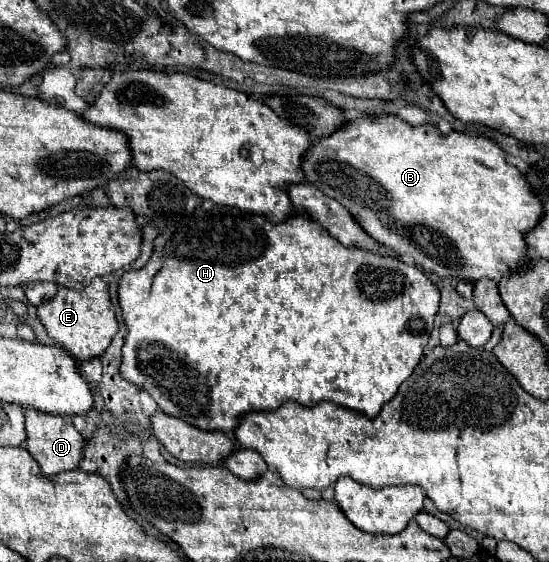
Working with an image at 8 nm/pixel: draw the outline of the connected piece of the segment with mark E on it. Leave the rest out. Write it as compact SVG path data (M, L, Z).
M94 279L82 291L60 287L52 301L44 301L42 305L38 305L38 319L46 327L48 335L80 361L100 357L110 345L112 337L118 333L118 321L114 305L110 301L110 291L102 279Z

